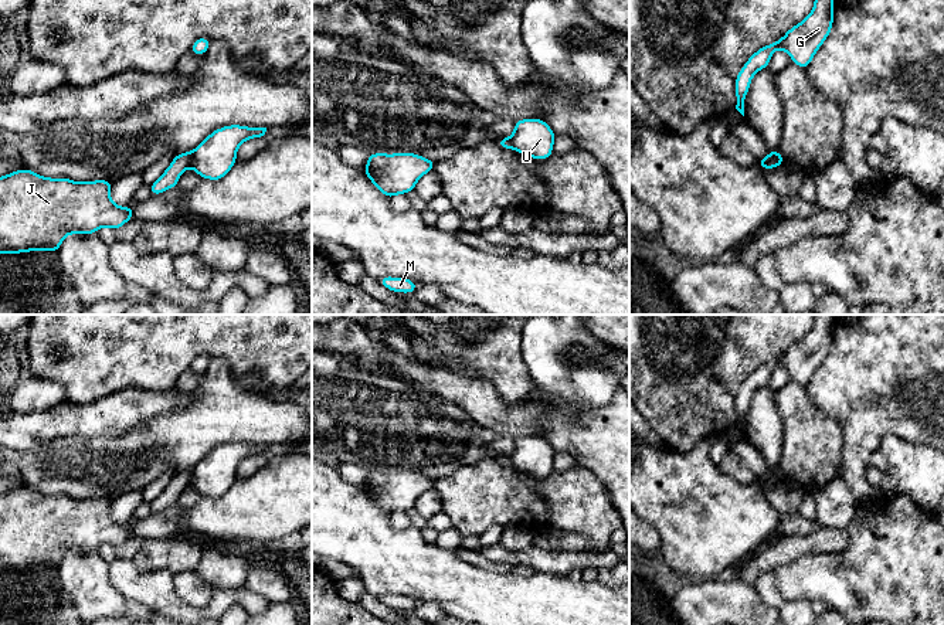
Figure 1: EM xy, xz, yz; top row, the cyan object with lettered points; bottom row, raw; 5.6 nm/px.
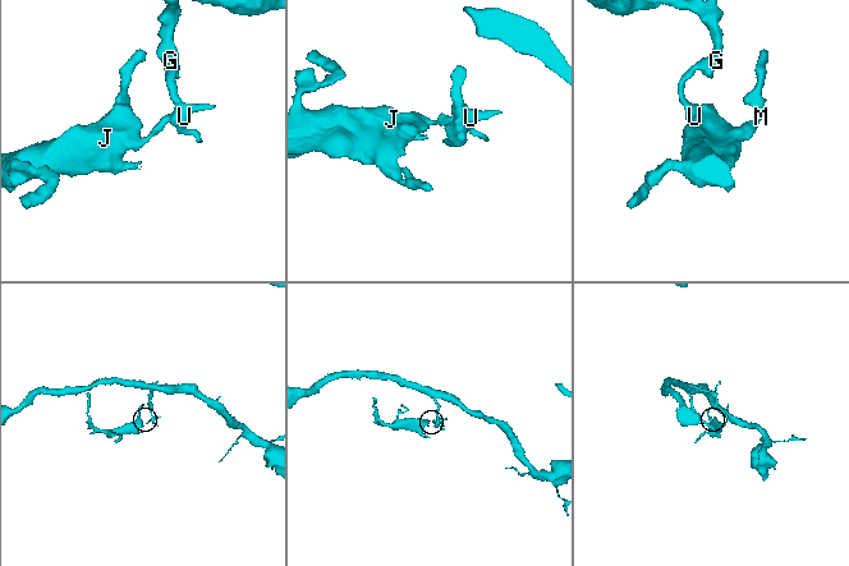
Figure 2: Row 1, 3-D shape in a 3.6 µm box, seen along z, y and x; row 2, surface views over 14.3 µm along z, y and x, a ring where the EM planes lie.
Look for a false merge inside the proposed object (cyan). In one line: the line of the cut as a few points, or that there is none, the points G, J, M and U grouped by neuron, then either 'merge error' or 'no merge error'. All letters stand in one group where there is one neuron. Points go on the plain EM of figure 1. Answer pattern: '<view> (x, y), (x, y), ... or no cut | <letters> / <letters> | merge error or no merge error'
xy (193, 469), (190, 483) | G U / J M | merge error

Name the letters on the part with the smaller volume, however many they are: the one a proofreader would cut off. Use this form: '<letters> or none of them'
J, M

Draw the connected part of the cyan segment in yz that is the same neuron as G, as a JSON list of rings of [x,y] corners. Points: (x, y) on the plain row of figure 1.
[[[815,315],[812,329],[797,343],[791,344],[778,359],[761,364],[740,387],[734,408],[737,415],[736,427],[744,434],[744,418],[753,394],[768,384],[771,373],[784,367],[791,378],[807,387],[815,370],[828,356],[833,343],[833,315]]]

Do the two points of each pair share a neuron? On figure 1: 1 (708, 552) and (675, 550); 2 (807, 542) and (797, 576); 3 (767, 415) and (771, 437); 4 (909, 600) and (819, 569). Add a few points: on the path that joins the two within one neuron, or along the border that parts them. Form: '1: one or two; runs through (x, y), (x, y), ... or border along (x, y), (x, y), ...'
1: one; runs through (699, 550), (683, 550)
2: two; border along (835, 552), (808, 553), (780, 564), (773, 571)
3: one; runs through (767, 421), (767, 431)
4: one; runs through (886, 590), (878, 581), (842, 580)

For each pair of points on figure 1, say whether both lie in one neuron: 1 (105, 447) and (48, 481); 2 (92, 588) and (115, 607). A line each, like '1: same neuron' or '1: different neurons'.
1: same neuron
2: same neuron

